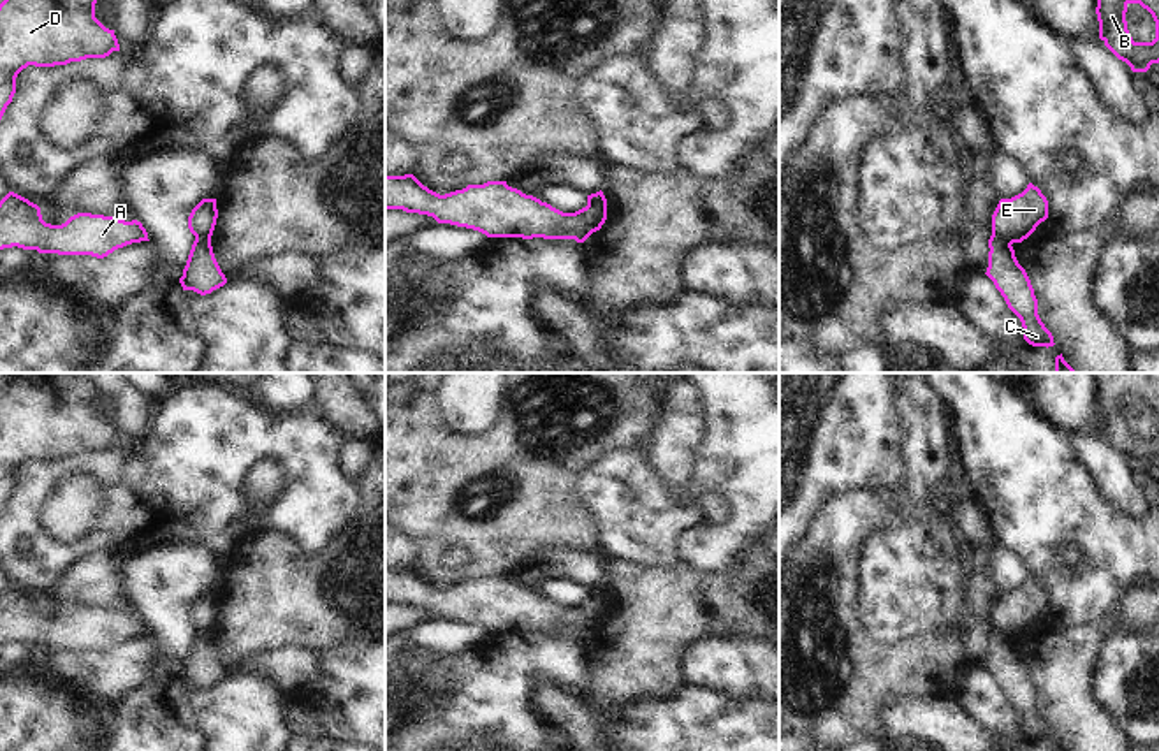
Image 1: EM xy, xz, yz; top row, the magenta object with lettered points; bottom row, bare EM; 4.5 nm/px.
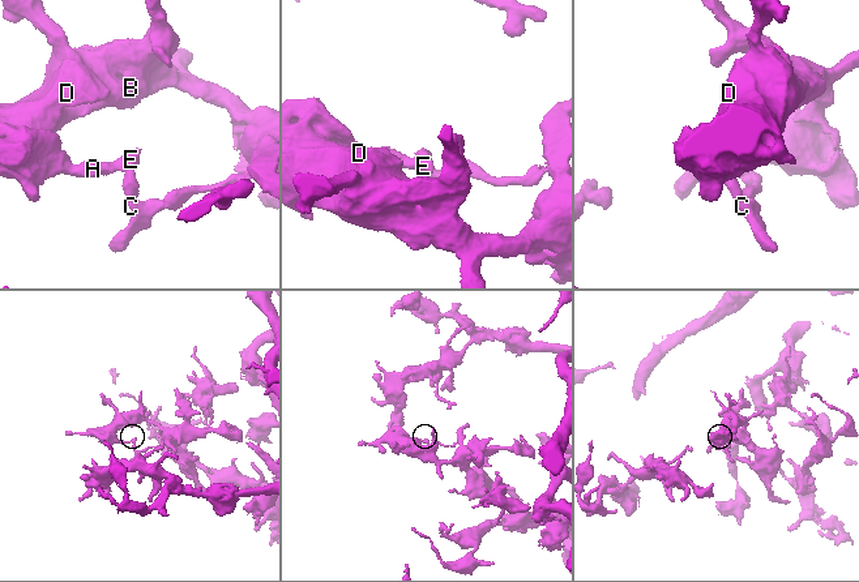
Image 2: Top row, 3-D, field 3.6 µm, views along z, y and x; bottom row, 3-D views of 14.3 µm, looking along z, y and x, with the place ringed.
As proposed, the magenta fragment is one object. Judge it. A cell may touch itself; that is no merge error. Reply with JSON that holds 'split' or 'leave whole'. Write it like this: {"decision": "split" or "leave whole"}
{"decision": "split"}

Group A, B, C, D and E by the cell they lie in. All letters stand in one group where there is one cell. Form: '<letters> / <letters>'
A B D E / C

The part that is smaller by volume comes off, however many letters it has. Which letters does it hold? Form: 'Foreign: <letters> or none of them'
Foreign: C

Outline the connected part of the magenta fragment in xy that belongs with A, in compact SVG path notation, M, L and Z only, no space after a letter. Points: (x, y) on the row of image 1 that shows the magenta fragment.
M9 192L0 201L0 250L23 248L39 253L91 255L104 259L118 248L149 241L141 222L77 213L62 225L42 220L40 208Z

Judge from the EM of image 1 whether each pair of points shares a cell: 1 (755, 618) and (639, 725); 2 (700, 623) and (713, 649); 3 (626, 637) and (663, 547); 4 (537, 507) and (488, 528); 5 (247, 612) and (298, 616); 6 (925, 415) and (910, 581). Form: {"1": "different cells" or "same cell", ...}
{"1": "different cells", "2": "different cells", "3": "different cells", "4": "same cell", "5": "same cell", "6": "same cell"}

